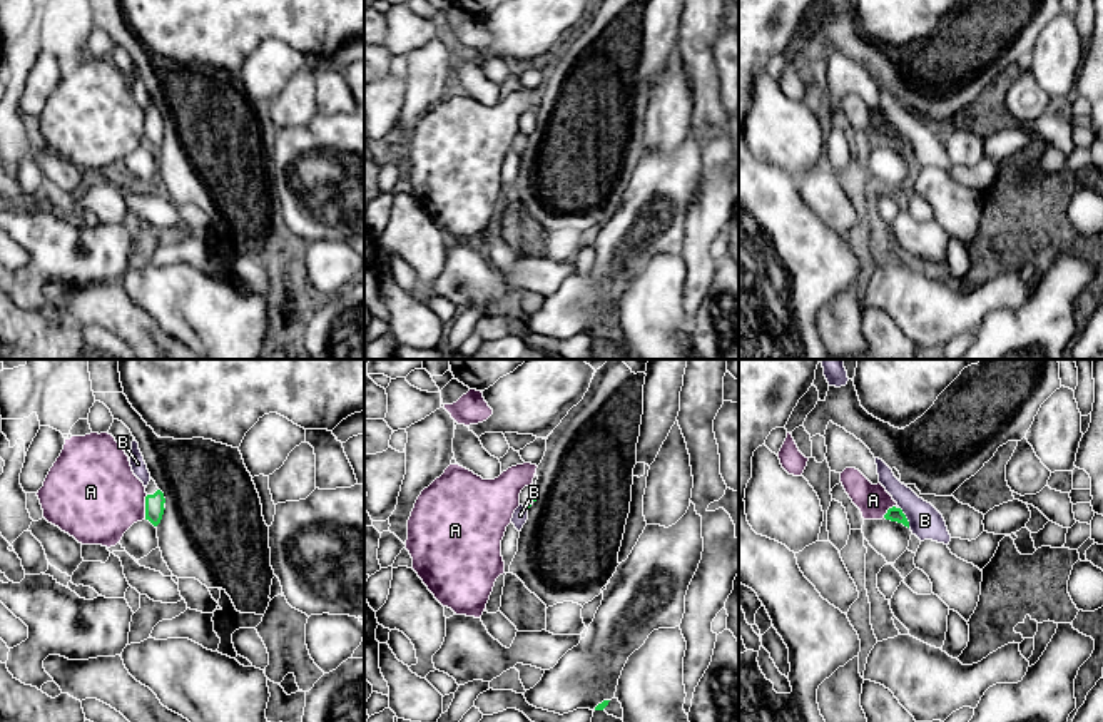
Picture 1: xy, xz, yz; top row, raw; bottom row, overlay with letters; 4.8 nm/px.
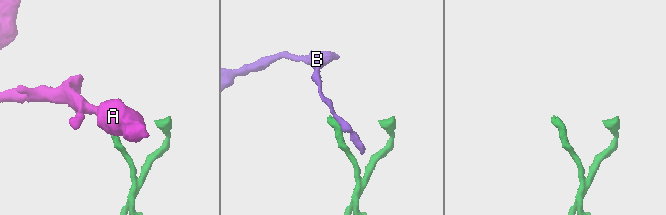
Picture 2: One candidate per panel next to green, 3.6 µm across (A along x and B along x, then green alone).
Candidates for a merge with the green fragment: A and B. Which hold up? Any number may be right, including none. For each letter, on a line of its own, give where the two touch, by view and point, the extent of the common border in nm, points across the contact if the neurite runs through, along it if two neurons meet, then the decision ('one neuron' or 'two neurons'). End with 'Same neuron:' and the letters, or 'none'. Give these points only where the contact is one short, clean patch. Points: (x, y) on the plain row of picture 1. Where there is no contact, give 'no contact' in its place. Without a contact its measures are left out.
A: meets green in xy at (146, 132); contact 110 nm long; border along xy (147, 121), (144, 142); two neurons
B: meets green in yz at (904, 142); contact 120 nm long; border along yz (899, 132), (909, 152); two neurons
Same neuron: none

